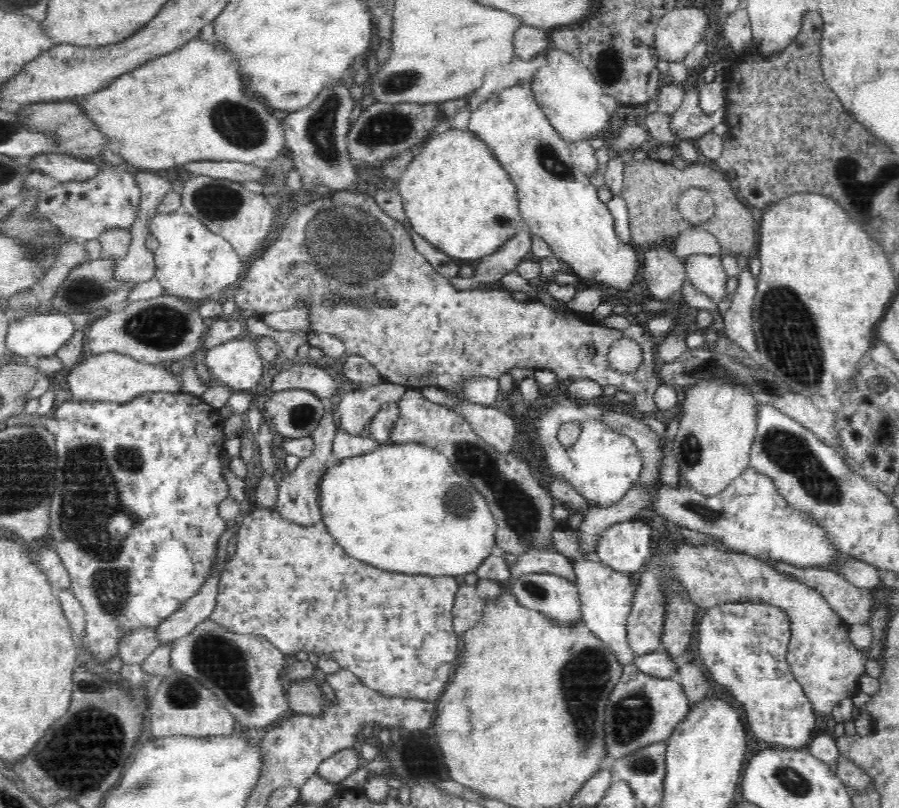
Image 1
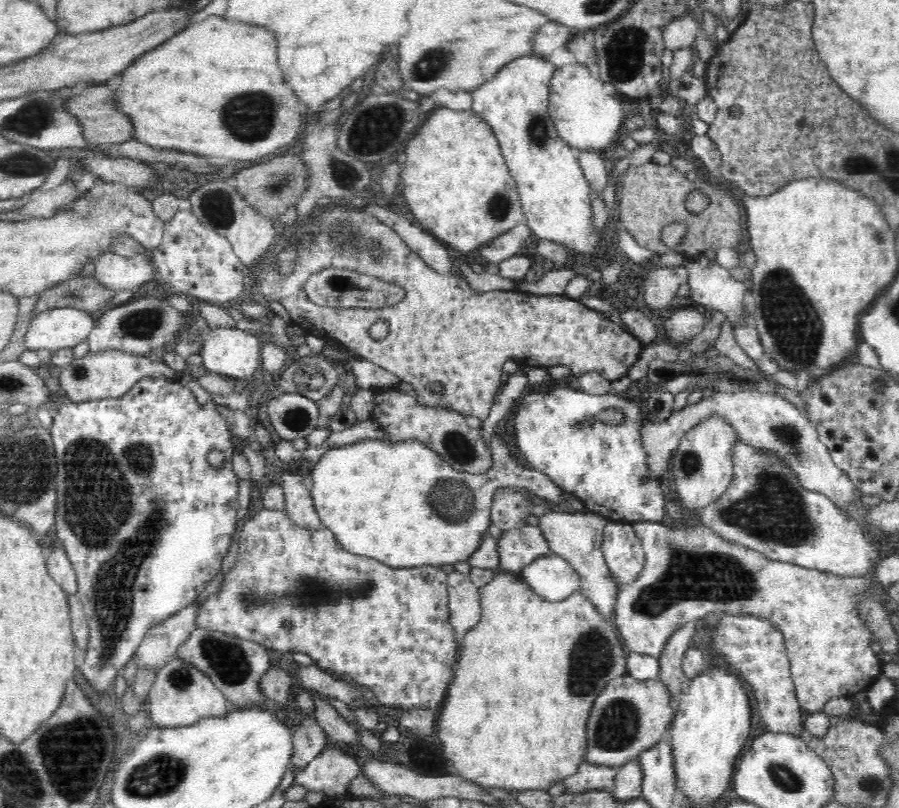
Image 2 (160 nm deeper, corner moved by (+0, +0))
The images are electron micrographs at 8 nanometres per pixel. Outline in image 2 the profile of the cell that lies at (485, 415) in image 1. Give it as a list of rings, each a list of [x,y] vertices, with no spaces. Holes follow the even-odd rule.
[[[496,426],[496,430],[488,430],[488,442],[490,442],[492,452],[492,468],[487,474],[482,475],[470,475],[469,473],[461,473],[452,468],[445,461],[443,457],[440,457],[432,448],[424,446],[416,440],[406,440],[398,443],[388,442],[388,440],[376,440],[366,439],[354,444],[346,444],[344,446],[336,446],[336,448],[330,448],[326,450],[324,455],[318,462],[311,468],[310,476],[312,476],[312,490],[311,497],[316,512],[321,518],[321,524],[329,528],[337,538],[337,541],[347,550],[349,553],[362,557],[370,557],[373,560],[380,561],[381,564],[392,566],[392,568],[410,568],[422,565],[439,566],[441,564],[458,564],[459,562],[468,561],[472,557],[472,554],[476,553],[484,534],[488,533],[488,527],[491,524],[491,508],[493,502],[493,496],[500,488],[506,486],[512,486],[516,488],[522,488],[524,490],[532,491],[532,494],[540,496],[540,498],[546,499],[550,504],[559,509],[565,509],[572,511],[567,506],[566,498],[561,491],[561,488],[546,474],[535,471],[534,469],[526,469],[516,463],[516,454],[512,454],[512,446],[508,446],[508,434],[504,434],[504,430],[500,430],[500,426]]]

